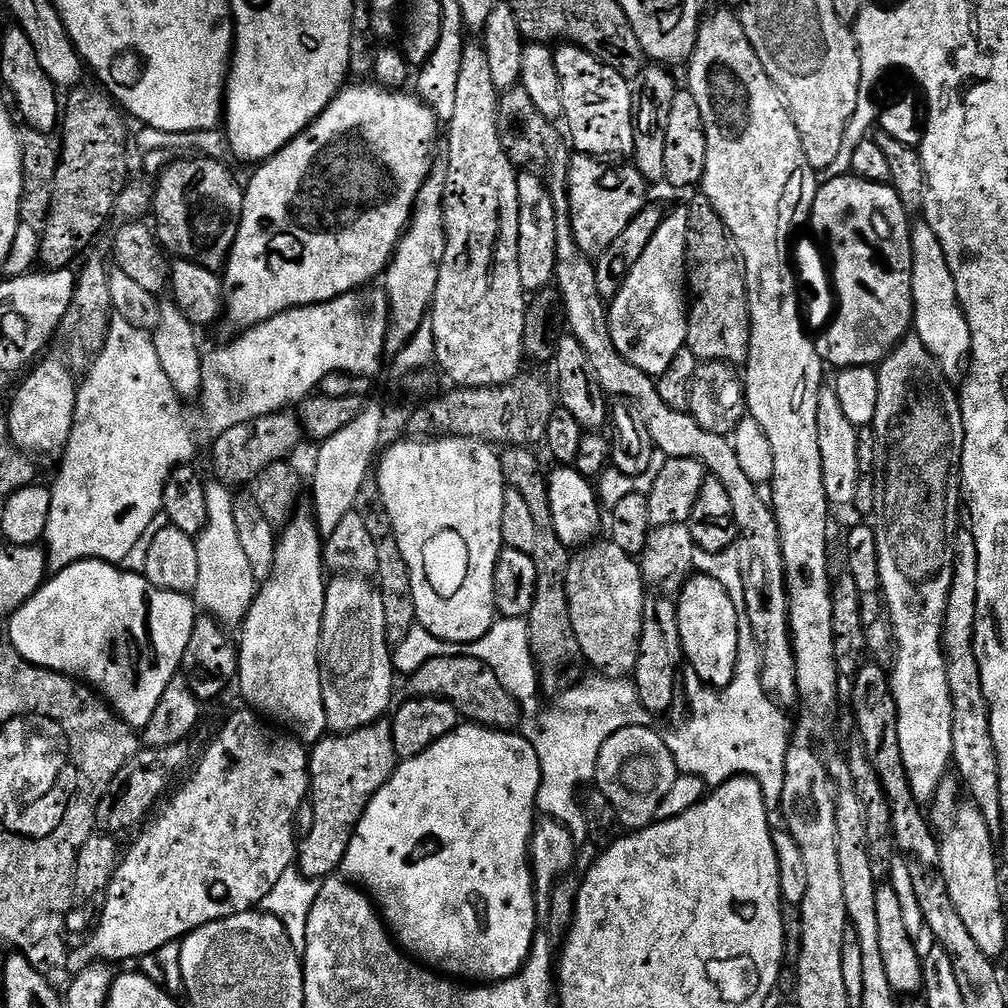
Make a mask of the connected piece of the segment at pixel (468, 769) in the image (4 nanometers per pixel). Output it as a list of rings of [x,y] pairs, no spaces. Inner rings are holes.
[[[471,722],[461,723],[455,729],[453,729],[452,732],[446,734],[440,740],[434,741],[434,743],[424,752],[418,753],[416,756],[412,756],[408,759],[405,759],[403,762],[397,763],[396,771],[392,773],[391,778],[388,779],[388,781],[386,781],[386,783],[384,783],[384,785],[374,794],[374,798],[368,803],[368,809],[362,814],[362,818],[356,827],[356,833],[354,833],[352,836],[350,846],[344,852],[344,860],[339,866],[339,871],[342,873],[344,880],[372,888],[373,894],[380,896],[380,904],[384,904],[384,912],[388,912],[388,920],[392,920],[391,935],[394,937],[395,943],[399,945],[399,947],[403,949],[403,951],[407,953],[409,957],[415,958],[417,961],[419,961],[421,965],[427,966],[429,969],[443,974],[445,977],[459,978],[464,982],[495,982],[510,979],[520,971],[525,961],[528,960],[529,955],[534,947],[533,940],[538,929],[535,920],[535,906],[532,903],[535,898],[535,890],[532,886],[528,886],[533,883],[532,865],[529,861],[529,844],[532,838],[533,827],[538,820],[538,809],[536,807],[536,795],[538,794],[538,790],[538,765],[536,762],[536,755],[534,754],[534,746],[530,746],[530,742],[525,740],[523,735],[517,734],[515,731],[502,732],[495,728],[486,728],[482,724],[474,724]],[[523,884],[526,884],[526,888],[521,890],[520,896],[522,899],[526,900],[526,904],[522,905],[520,908],[520,920],[518,919],[518,942],[514,945],[502,945],[500,948],[493,948],[493,945],[496,944],[496,940],[488,940],[488,936],[484,936],[484,928],[488,925],[489,921],[480,917],[480,891],[488,892],[484,896],[484,904],[486,907],[500,908],[503,906],[503,904],[508,904],[512,899],[515,898],[516,892],[512,888],[520,888],[523,886]]]

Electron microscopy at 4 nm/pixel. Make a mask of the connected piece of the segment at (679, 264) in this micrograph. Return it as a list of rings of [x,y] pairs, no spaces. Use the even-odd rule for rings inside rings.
[[[687,211],[672,212],[661,219],[654,238],[642,250],[642,258],[628,269],[626,282],[620,292],[610,302],[608,308],[608,329],[614,346],[638,370],[658,378],[674,362],[678,350],[686,347],[688,338],[688,309],[686,303],[686,257],[688,254],[688,214]]]

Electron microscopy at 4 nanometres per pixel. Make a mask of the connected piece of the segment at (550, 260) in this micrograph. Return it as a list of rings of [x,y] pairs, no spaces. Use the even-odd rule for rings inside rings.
[[[532,170],[517,175],[518,182],[518,265],[524,291],[535,294],[549,287],[556,278],[556,251],[558,250],[558,226],[556,207],[544,177]]]

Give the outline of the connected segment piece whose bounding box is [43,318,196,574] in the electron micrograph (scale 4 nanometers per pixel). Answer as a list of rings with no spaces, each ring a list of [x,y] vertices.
[[[119,318],[113,319],[108,325],[108,337],[104,343],[102,354],[93,362],[91,370],[83,377],[76,394],[76,419],[72,421],[72,439],[68,441],[67,451],[72,452],[72,460],[64,460],[60,464],[60,473],[56,481],[50,484],[52,497],[50,498],[50,522],[46,522],[43,543],[46,545],[48,557],[48,571],[55,574],[64,568],[76,564],[80,560],[103,560],[106,564],[119,565],[142,541],[153,531],[159,517],[164,510],[164,487],[168,476],[175,468],[188,466],[196,456],[196,440],[192,437],[192,428],[184,421],[182,397],[174,390],[166,370],[162,370],[162,362],[158,362],[158,350],[154,350],[151,335],[138,326],[130,326],[130,322]]]

